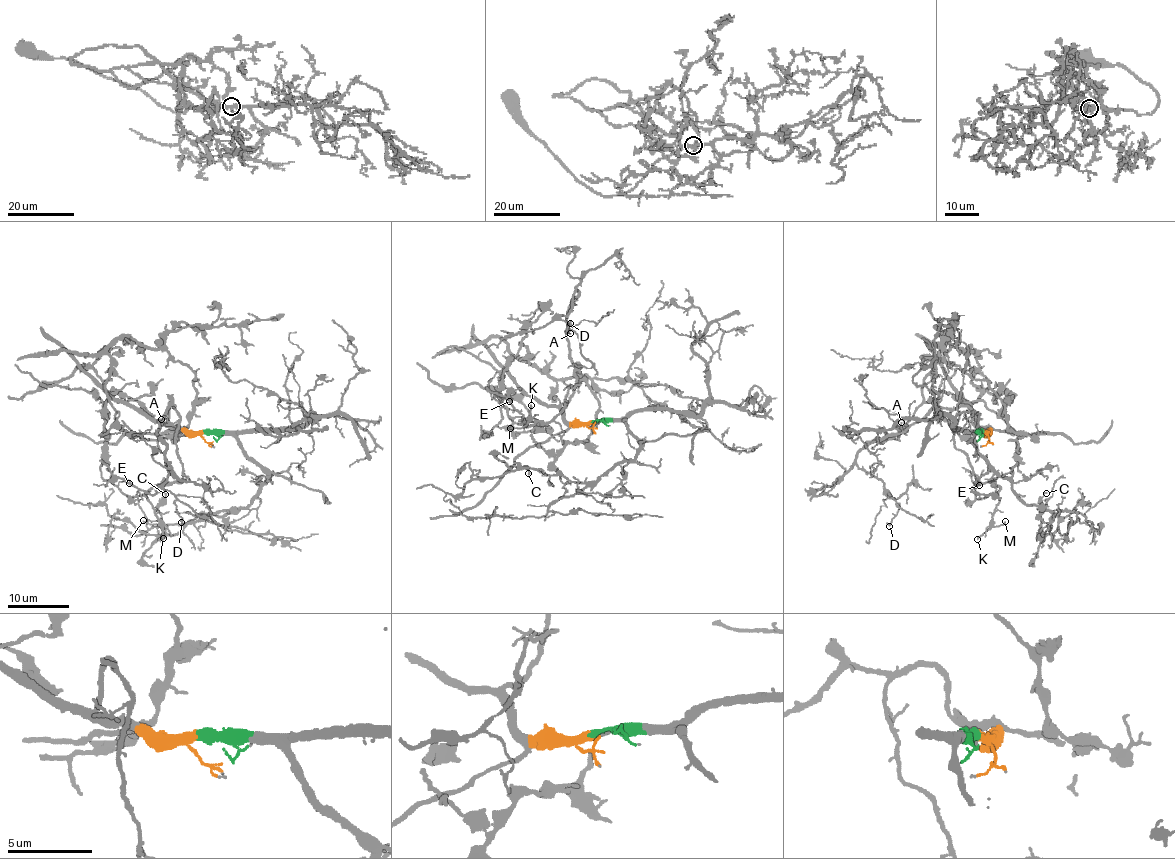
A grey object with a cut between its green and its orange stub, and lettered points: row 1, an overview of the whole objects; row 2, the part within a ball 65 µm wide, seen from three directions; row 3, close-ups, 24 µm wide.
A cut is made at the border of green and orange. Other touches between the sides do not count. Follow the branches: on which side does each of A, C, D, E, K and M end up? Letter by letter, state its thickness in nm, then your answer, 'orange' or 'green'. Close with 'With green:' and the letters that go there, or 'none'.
A: calibre 110 nm; orange
C: calibre 140 nm; green
D: calibre 150 nm; orange
E: calibre 170 nm; orange
K: calibre 160 nm; orange
M: calibre 100 nm; orange
With green: C

